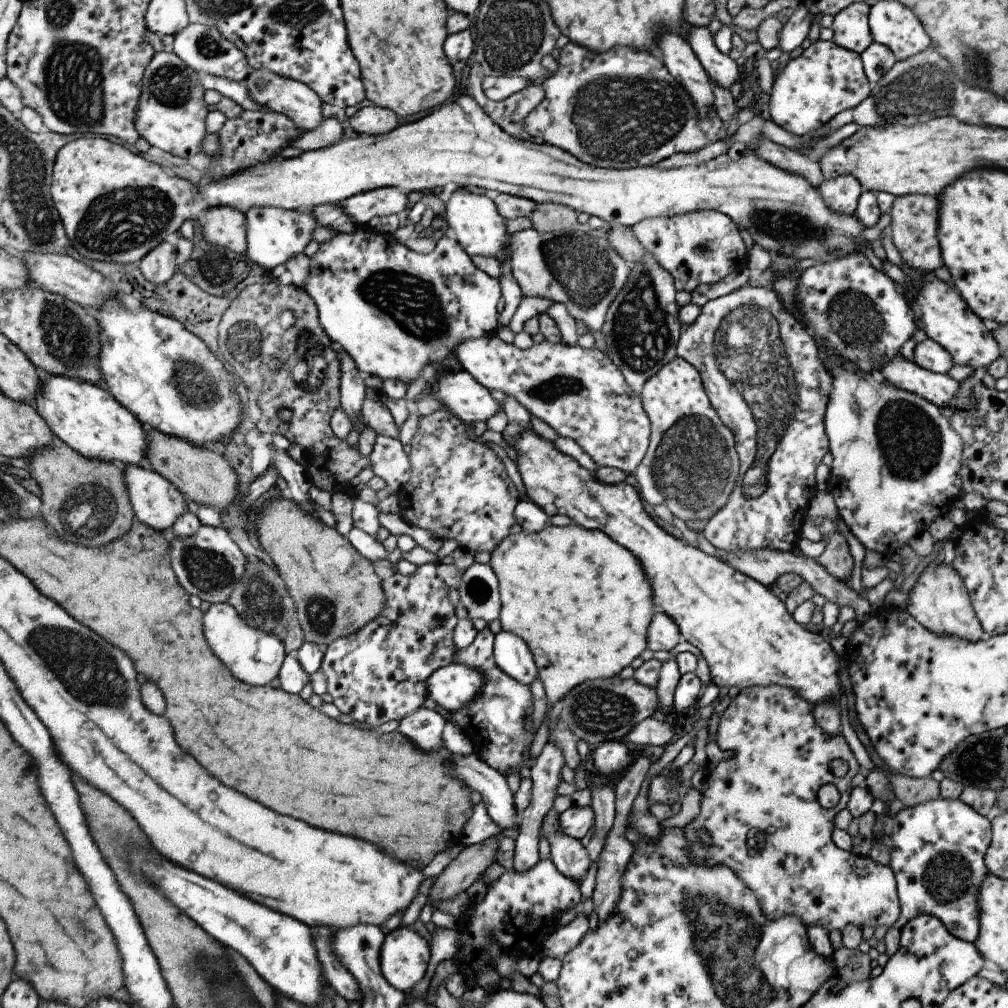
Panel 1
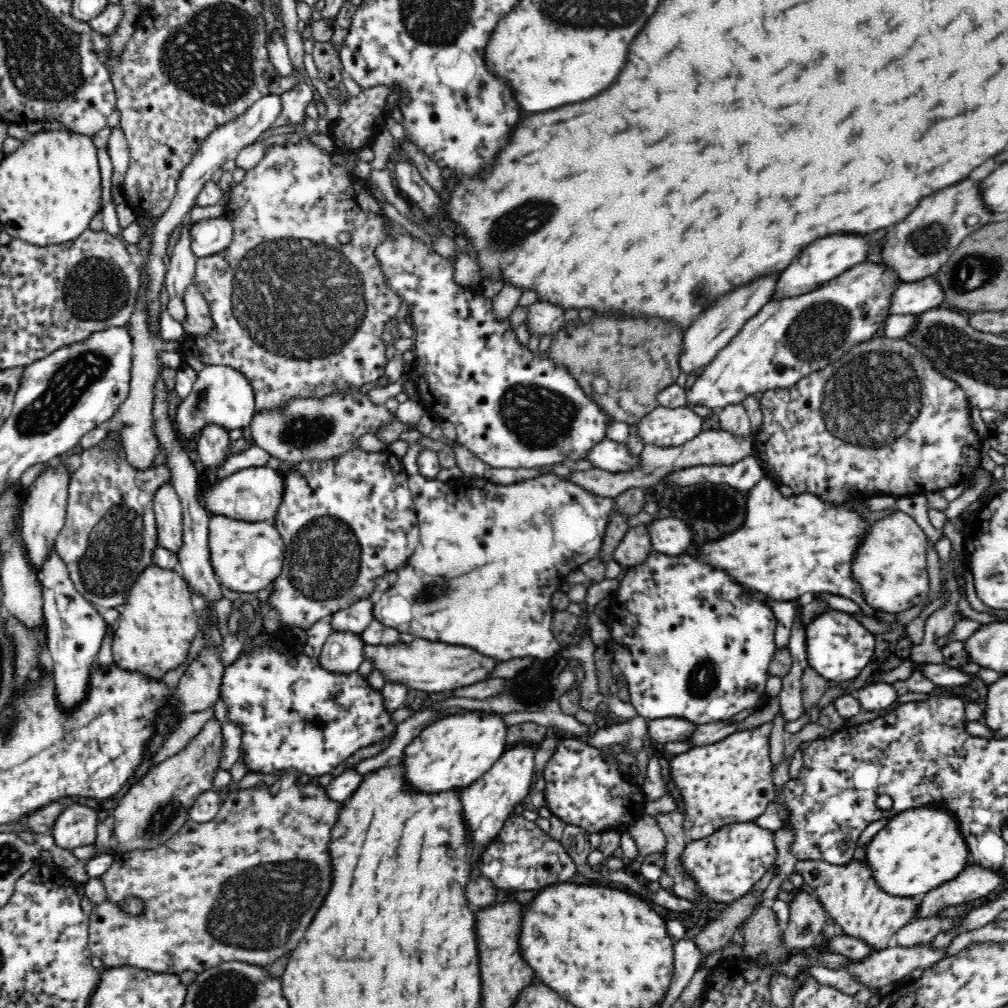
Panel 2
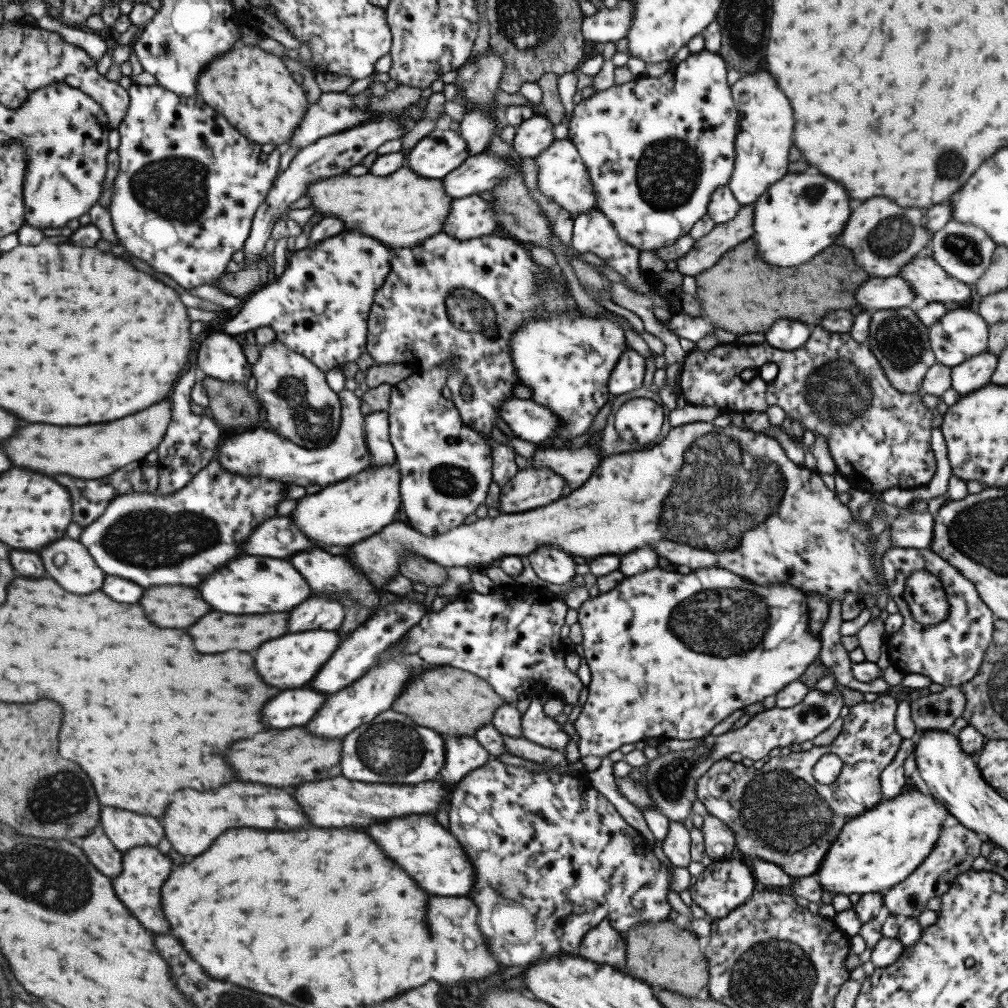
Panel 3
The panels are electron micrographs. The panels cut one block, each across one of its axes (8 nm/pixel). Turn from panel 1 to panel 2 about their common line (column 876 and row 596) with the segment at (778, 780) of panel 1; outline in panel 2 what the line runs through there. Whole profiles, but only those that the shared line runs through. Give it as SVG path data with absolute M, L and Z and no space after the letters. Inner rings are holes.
M897 510L871 523L864 542L852 560L852 575L856 583L860 583L865 606L870 611L882 610L898 614L926 600L929 590L926 544L926 533L903 511Z

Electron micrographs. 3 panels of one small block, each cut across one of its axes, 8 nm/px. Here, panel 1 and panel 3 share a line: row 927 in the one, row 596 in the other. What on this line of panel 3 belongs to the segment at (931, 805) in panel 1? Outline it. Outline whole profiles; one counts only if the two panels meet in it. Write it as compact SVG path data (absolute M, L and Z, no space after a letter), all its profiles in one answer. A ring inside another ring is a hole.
M890 547L882 557L882 568L890 600L896 602L903 616L901 628L884 641L891 665L904 674L924 674L932 683L943 687L960 687L961 684L971 682L984 662L988 644L992 642L996 619L995 614L979 597L976 587L929 548ZM916 570L926 570L943 582L946 600L950 604L950 611L944 621L922 625L912 617L912 611L904 599L904 588L906 578Z

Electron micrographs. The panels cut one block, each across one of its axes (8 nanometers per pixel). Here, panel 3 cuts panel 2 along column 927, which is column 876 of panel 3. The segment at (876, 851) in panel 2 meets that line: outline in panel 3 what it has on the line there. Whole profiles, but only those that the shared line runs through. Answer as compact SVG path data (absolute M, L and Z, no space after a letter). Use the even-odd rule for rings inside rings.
M902 790L896 798L883 800L873 809L850 820L839 832L816 876L824 892L834 894L885 893L904 882L934 849L946 815L950 813L938 800L920 790Z

